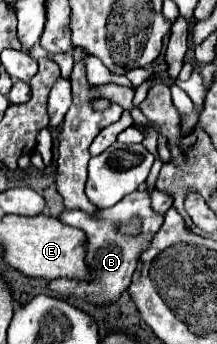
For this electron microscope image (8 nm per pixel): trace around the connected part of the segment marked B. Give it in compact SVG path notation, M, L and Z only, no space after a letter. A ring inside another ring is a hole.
M132 192L124 196L116 206L98 210L94 216L86 214L84 210L68 210L64 208L58 216L64 224L76 226L82 232L86 232L86 264L88 264L88 274L90 280L70 280L70 278L56 278L48 280L48 288L58 294L74 296L80 300L86 300L94 306L108 306L120 298L122 292L128 290L128 284L132 280L132 274L136 270L136 262L150 248L150 240L162 226L162 216L158 216L150 208L150 196L146 192ZM132 218L140 218L140 232L136 234L126 234L120 228L128 224Z

